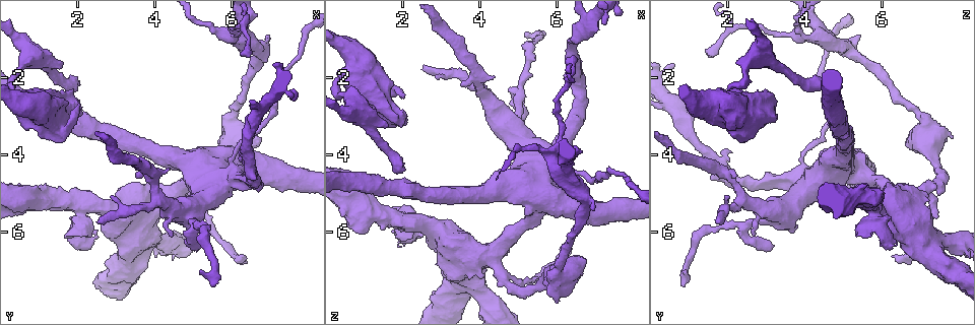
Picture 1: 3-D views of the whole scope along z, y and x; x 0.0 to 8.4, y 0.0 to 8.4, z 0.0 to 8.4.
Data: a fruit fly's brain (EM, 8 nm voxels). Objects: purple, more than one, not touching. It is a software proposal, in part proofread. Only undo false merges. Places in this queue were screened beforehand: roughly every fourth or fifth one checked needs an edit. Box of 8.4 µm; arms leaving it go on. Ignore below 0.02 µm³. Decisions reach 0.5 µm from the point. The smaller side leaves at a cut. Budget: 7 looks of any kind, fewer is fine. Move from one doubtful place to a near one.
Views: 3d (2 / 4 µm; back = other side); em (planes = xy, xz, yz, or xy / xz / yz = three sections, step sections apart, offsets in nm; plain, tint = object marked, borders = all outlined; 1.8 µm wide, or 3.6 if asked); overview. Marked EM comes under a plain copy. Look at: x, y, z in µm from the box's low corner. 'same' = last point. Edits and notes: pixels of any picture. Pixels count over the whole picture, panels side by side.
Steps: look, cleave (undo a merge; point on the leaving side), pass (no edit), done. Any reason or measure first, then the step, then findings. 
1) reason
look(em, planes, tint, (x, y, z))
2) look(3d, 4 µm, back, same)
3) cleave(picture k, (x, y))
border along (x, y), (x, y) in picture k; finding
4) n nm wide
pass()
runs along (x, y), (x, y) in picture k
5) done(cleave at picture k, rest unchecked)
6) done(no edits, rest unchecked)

arms part here
look(3d, 4 µm, (4.60, 5.50, 3.15))

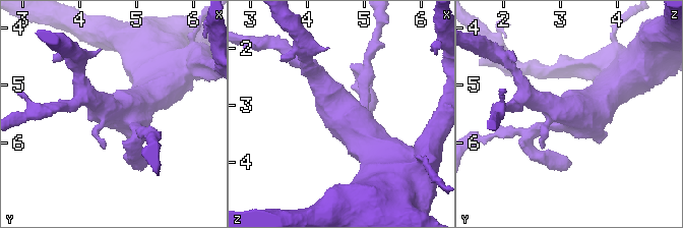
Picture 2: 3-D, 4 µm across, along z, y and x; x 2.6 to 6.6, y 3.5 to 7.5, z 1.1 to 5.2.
need the tissue
look(em, 3.6 µm, planes, tint, (4.60, 5.45, 3.15))

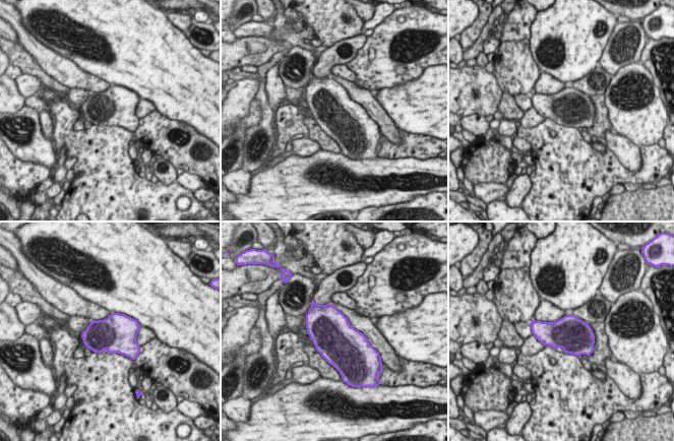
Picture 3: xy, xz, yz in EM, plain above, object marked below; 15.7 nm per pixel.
550 nm wide
pass()
all the same neuron

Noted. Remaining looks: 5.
sudden change in width
look(em, 3.6 µm, planes, borders, (1.25, 3.00, 2.45))

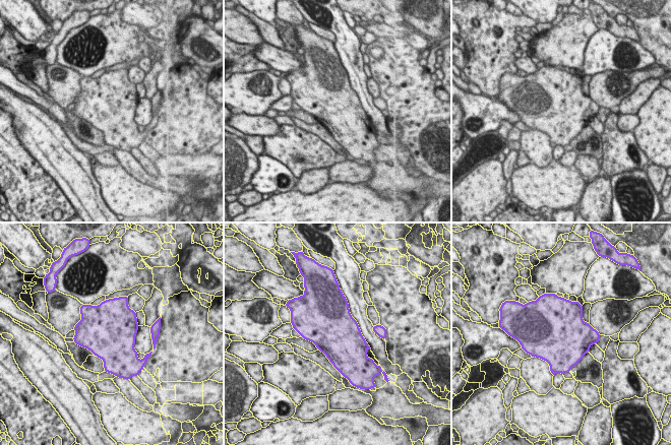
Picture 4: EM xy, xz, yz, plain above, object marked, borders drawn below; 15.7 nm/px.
750 nm wide
pass()
one neuron here

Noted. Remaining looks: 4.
four or more arms meet
look(em, planes, tint, (2.10, 5.25, 5.80))

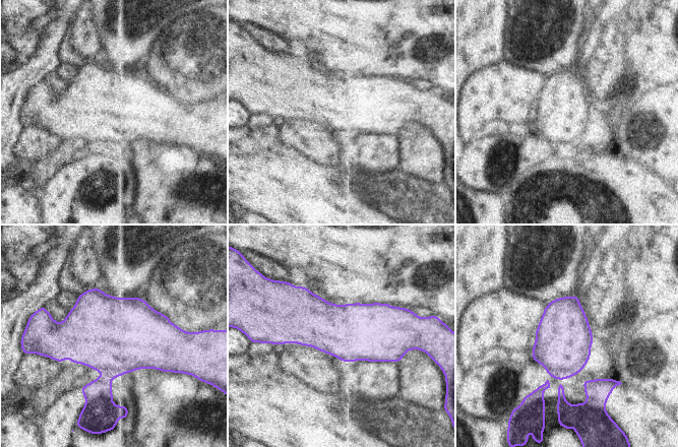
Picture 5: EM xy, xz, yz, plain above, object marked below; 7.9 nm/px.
cleave(picture 5, (99, 405))
border along (103, 374), (113, 378) in picture 5; two neurons meet here

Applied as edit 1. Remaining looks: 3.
done(cleave at picture 5, rest unchecked)

